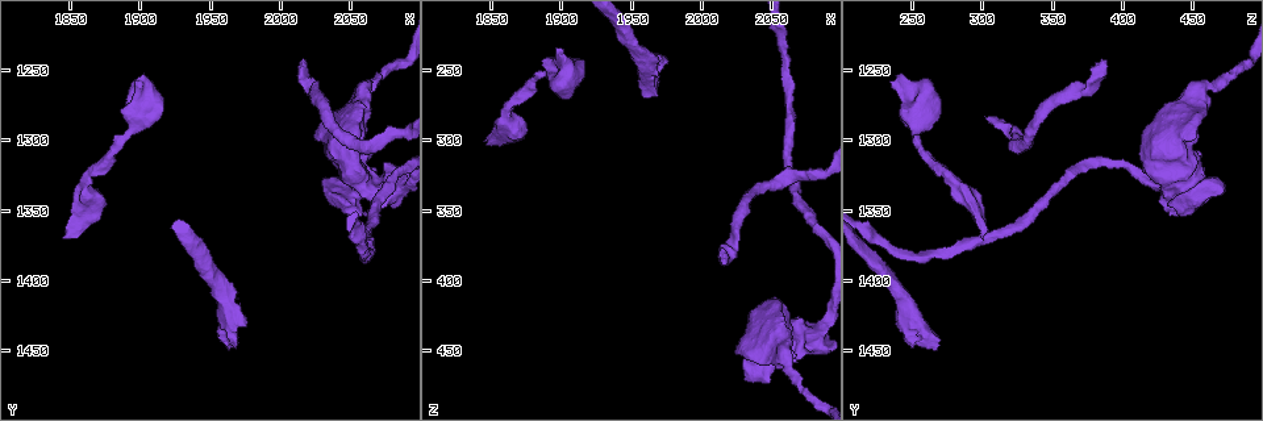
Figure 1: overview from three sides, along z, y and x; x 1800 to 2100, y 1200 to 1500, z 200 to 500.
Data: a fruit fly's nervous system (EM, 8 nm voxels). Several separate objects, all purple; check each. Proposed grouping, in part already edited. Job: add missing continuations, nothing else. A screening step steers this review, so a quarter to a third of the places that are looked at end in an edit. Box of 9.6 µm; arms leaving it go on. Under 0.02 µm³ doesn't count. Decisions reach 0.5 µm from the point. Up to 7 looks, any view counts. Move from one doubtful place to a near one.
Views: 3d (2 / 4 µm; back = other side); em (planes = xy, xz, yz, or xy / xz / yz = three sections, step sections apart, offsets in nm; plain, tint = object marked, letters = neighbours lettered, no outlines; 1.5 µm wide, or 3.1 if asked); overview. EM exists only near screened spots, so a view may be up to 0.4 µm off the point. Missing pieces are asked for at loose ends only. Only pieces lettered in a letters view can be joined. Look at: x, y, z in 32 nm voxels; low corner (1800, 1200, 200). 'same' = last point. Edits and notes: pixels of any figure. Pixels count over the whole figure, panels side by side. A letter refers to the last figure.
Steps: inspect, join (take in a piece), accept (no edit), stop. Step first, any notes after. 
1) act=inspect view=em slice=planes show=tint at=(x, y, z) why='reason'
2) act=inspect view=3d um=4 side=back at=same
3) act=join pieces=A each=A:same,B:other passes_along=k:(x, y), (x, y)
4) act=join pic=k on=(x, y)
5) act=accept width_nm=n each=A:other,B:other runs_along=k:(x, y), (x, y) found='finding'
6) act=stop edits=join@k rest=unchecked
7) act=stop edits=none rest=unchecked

act=inspect view=3d um=4 at=(2064, 1306, 454)

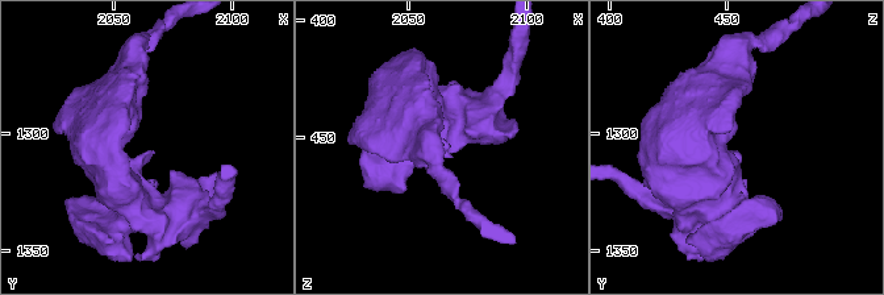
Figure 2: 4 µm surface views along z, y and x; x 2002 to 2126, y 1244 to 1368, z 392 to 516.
act=inspect view=em slice=yz step=4 show=letters at=(2066, 1308, 455) why='now the EM'

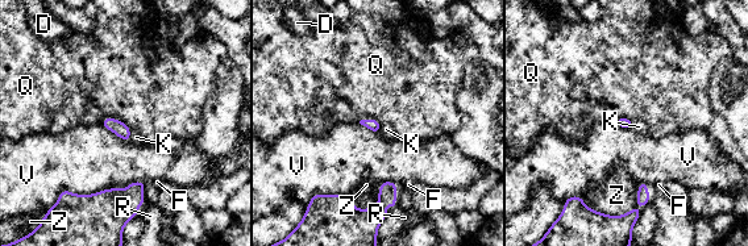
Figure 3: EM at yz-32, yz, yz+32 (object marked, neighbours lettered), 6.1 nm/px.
act=accept longest_contact=V:500nm each=D:other,F:other,K:other,Q:other,R:other,V:other,Z:other border=3:(99, 122), (113, 117), (131, 128) found='no lettered piece goes on from it'

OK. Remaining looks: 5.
act=inspect view=em slice=yz step=8 show=letters at=(2018, 1242, 390) why='branch stops here'

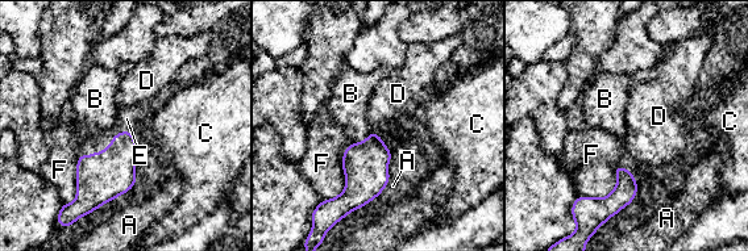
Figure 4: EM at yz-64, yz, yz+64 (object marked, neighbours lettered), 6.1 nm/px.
act=join pieces=E each=A:other,B:other,C:other,D:other,E:same,F:other passes_along=4:(102, 176), (108, 146), (127, 118) found='it goes on there'

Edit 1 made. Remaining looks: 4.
act=inspect view=overview

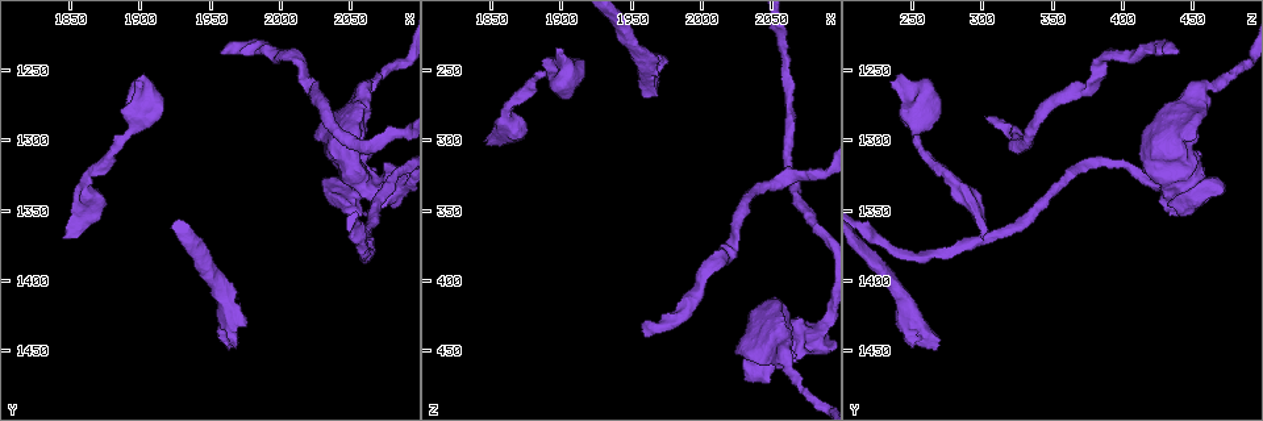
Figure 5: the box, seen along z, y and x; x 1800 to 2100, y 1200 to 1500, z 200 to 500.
act=inspect view=em slice=planes show=letters at=(1898, 1260, 238) why='stops while still wide'

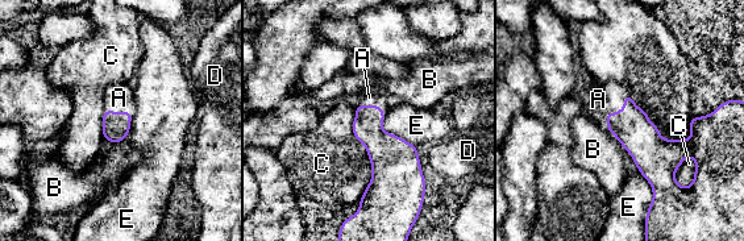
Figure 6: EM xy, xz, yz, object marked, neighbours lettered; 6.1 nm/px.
act=join pieces=A each=A:same,B:other,C:other,D:other,E:other passes_along=6:(640, 137), (614, 112), (598, 99) found='it goes on there'

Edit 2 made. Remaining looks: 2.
act=stop edits=join@4,join@6 rest=unchecked

